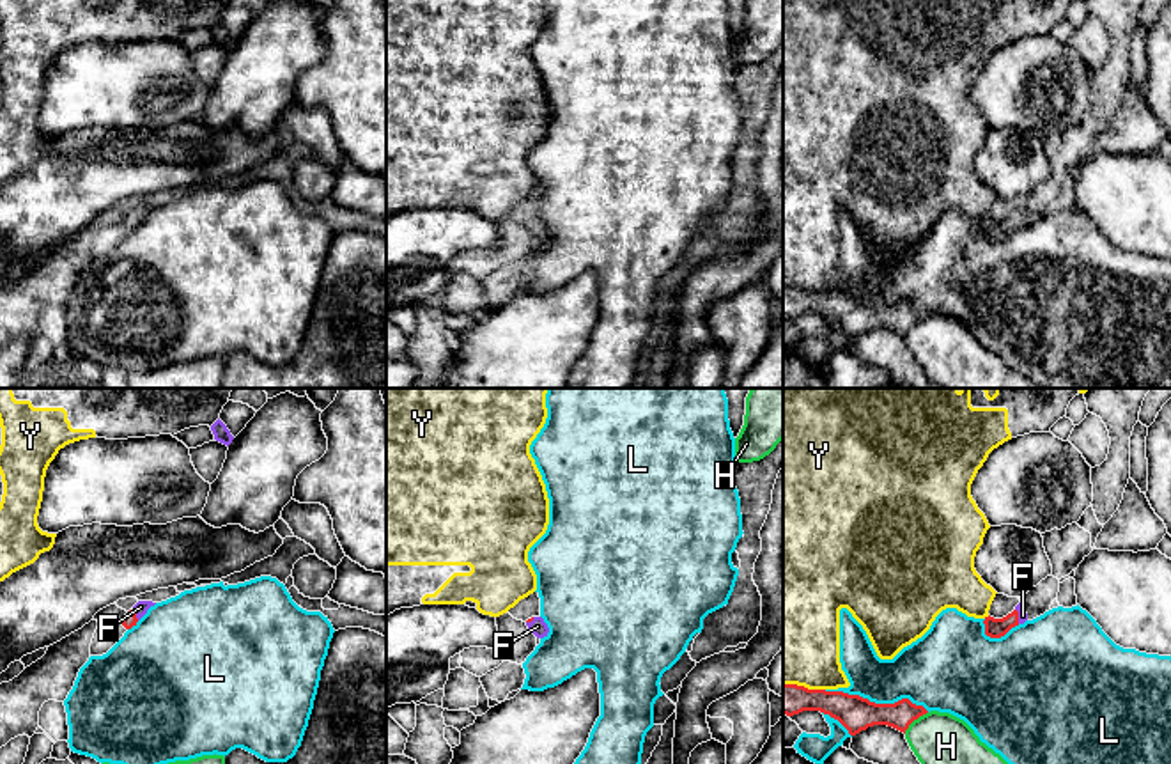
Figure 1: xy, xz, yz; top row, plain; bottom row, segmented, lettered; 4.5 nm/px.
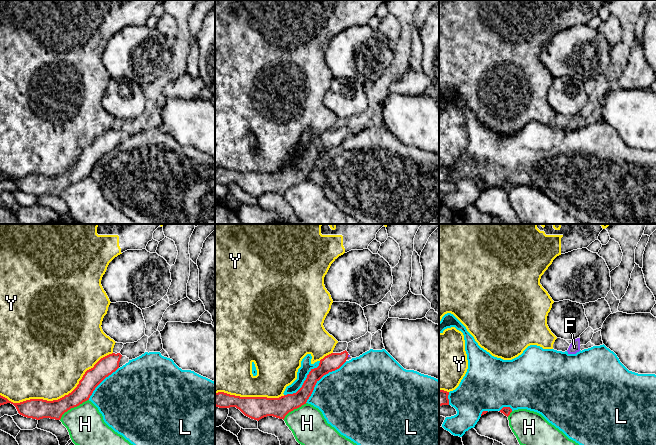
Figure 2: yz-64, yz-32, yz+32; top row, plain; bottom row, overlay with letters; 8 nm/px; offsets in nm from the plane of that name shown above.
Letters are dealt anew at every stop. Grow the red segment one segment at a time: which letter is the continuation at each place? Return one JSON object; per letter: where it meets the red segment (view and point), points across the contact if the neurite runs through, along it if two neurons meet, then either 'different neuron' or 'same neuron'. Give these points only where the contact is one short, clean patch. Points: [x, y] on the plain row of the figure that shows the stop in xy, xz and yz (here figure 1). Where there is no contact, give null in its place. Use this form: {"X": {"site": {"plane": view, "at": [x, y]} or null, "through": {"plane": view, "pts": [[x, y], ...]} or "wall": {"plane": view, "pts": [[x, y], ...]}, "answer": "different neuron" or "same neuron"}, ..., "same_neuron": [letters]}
{"F": {"site": {"plane": "xy", "at": [135, 217]}, "through": {"plane": "xy", "pts": [[130, 222], [135, 217], [140, 210]]}, "answer": "same neuron"}, "H": {"site": {"plane": "yz", "at": [915, 321]}, "wall": {"plane": "yz", "pts": [[927, 314], [904, 335]]}, "answer": "different neuron"}, "L": {"site": {"plane": "yz", "at": [877, 307]}, "answer": "different neuron"}, "Y": {"site": {"plane": "yz", "at": [803, 289]}, "answer": "different neuron"}, "same_neuron": ["F"]}

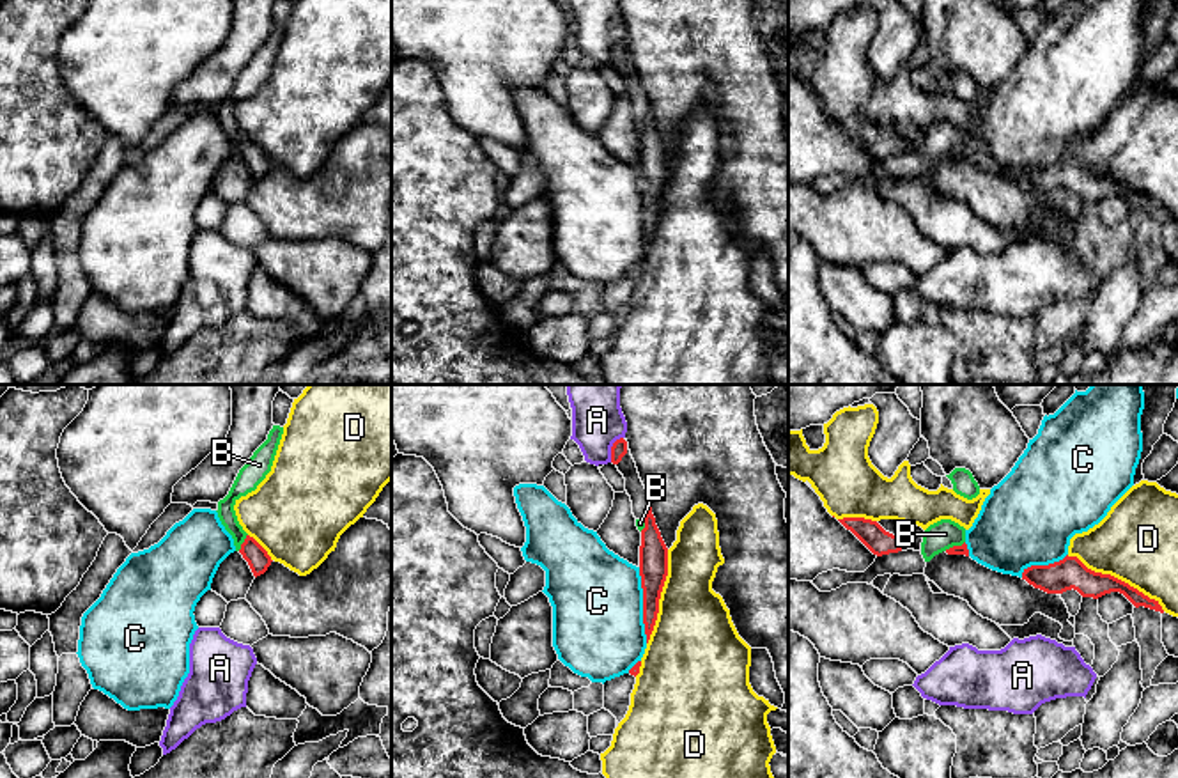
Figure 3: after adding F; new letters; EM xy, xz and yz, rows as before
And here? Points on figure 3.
{"A": {"site": {"plane": "xz", "at": [612, 52]}, "answer": "different neuron"}, "B": {"site": {"plane": "yz", "at": [953, 149]}, "wall": {"plane": "yz", "pts": [[964, 144], [945, 153]]}, "answer": "different neuron"}, "C": {"site": {"plane": "xz", "at": [643, 208]}, "answer": "different neuron"}, "D": {"site": {"plane": "yz", "at": [1116, 181]}, "answer": "different neuron"}, "same_neuron": []}

